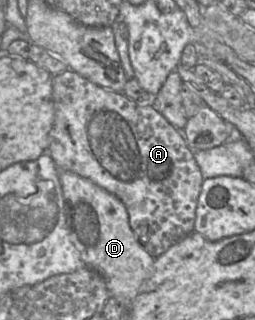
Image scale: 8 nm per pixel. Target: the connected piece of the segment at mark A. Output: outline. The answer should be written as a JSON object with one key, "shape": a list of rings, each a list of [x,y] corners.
{"shape":[[[65,70],[57,75],[52,75],[52,90],[54,100],[54,124],[50,132],[50,143],[47,152],[51,155],[57,168],[61,171],[71,171],[88,178],[109,193],[117,196],[127,209],[129,224],[136,239],[143,249],[154,258],[159,257],[177,241],[194,232],[197,201],[204,178],[195,161],[193,151],[186,144],[182,132],[171,125],[163,115],[156,111],[152,107],[151,102],[133,101],[122,92],[119,93],[107,90],[72,70]]]}

